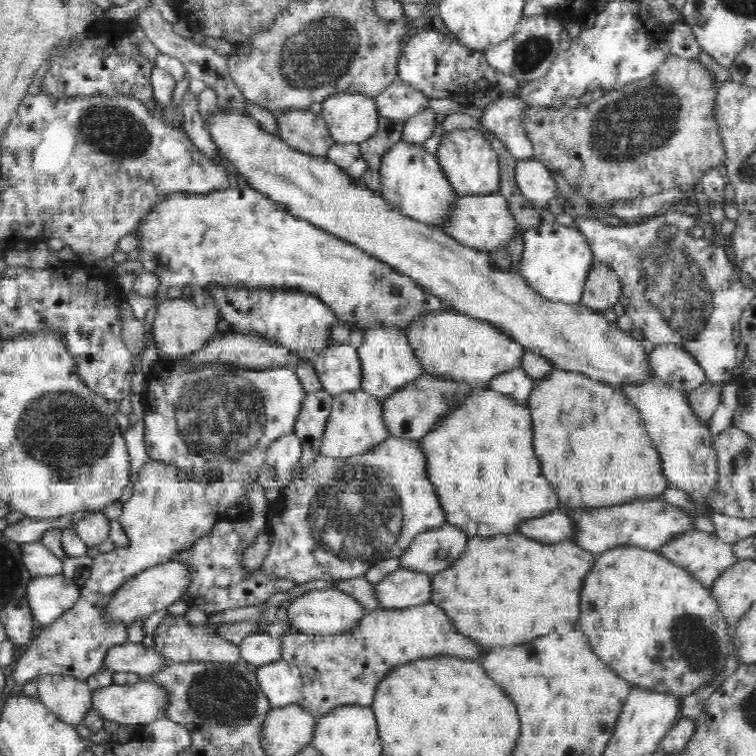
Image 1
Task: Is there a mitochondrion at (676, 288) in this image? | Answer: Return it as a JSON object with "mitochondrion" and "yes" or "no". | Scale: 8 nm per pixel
{"mitochondrion":"yes"}

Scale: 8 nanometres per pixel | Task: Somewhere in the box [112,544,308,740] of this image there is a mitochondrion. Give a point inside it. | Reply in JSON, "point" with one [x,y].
{"point":[225,695]}

